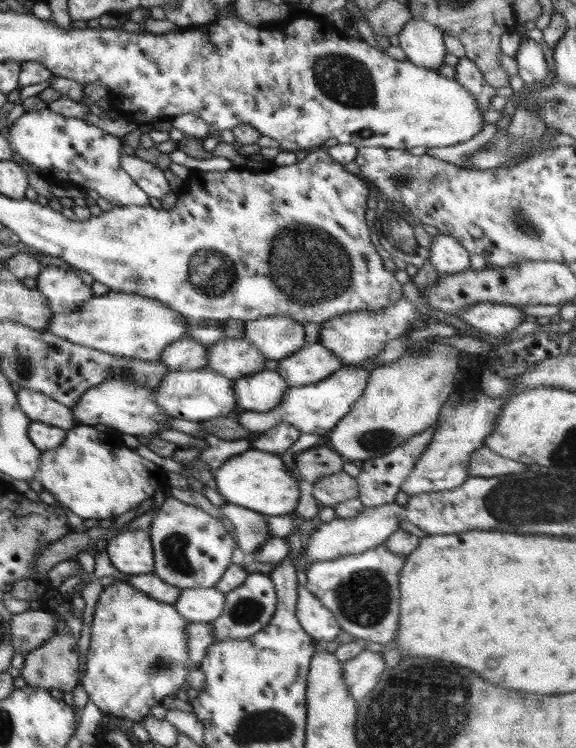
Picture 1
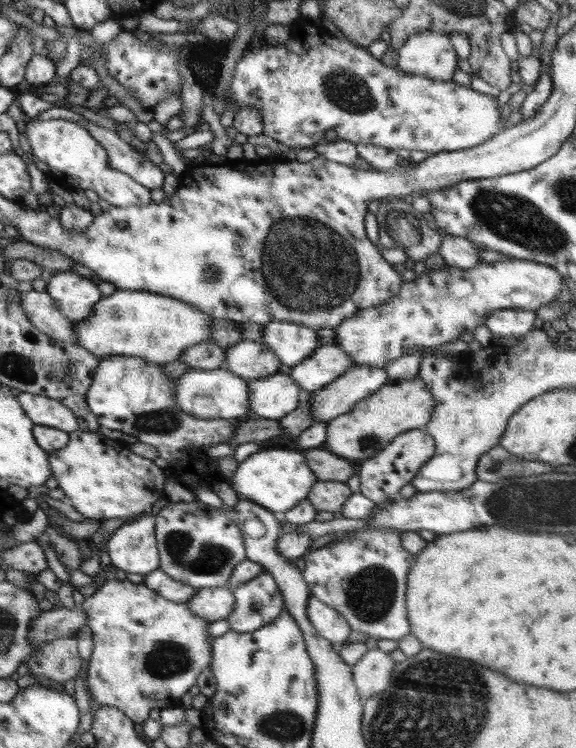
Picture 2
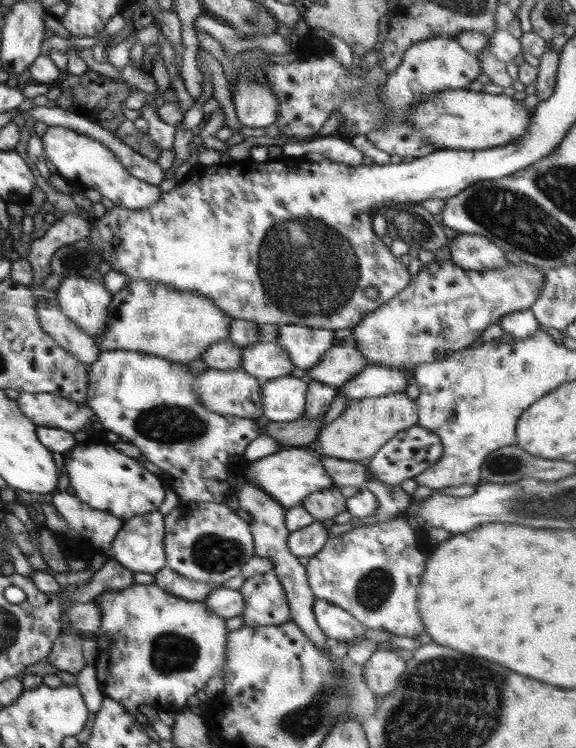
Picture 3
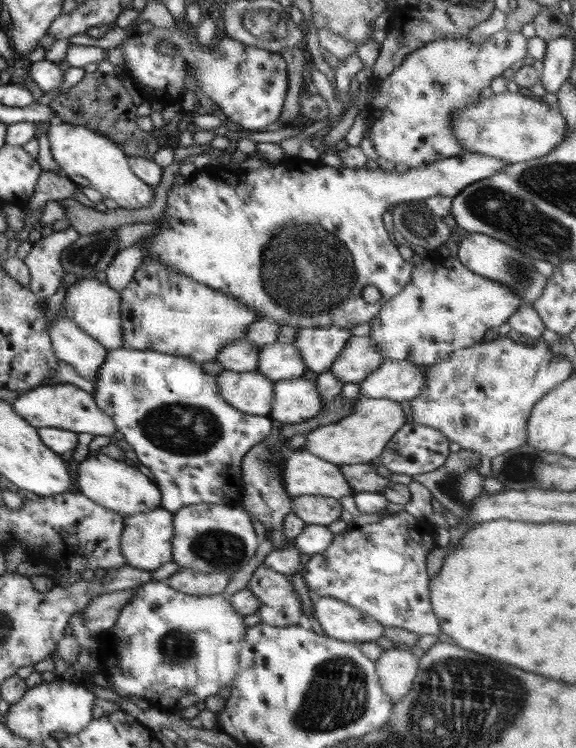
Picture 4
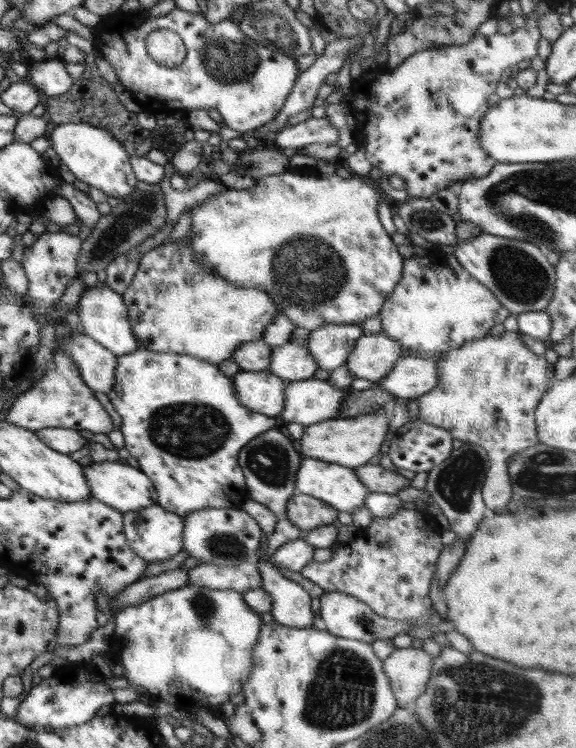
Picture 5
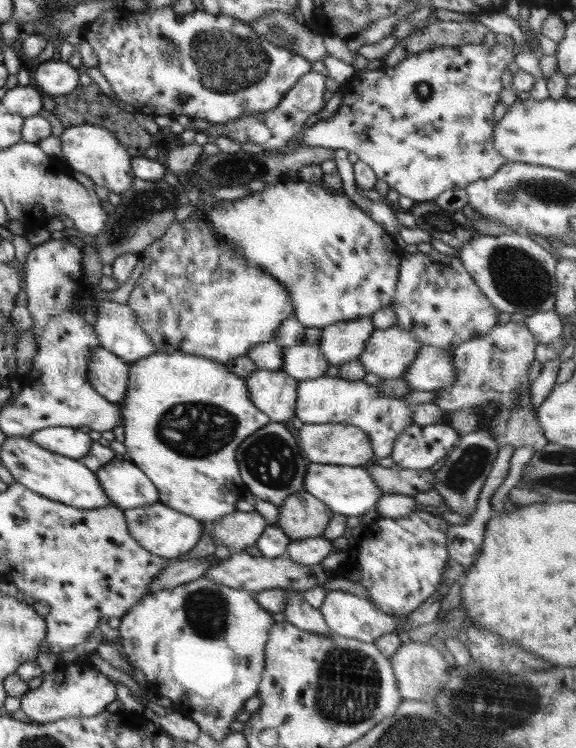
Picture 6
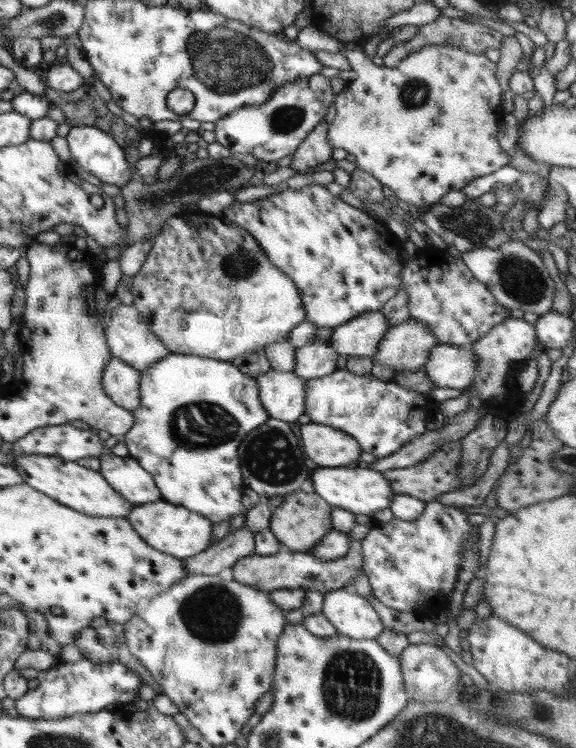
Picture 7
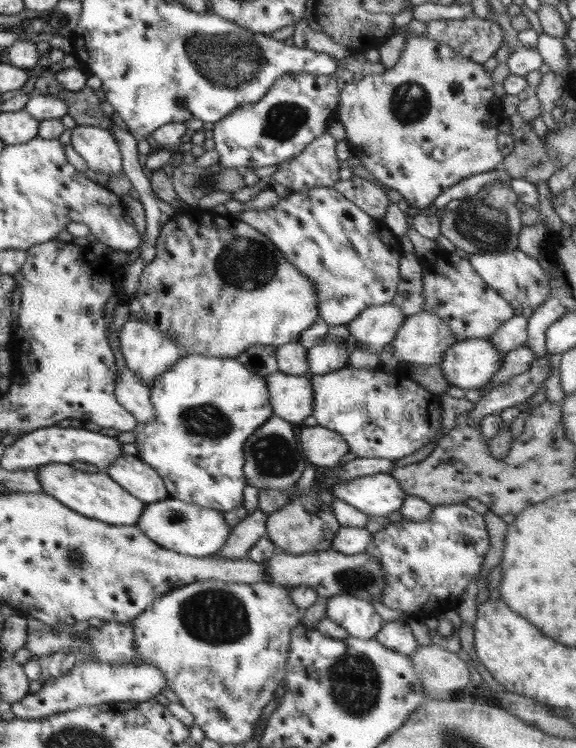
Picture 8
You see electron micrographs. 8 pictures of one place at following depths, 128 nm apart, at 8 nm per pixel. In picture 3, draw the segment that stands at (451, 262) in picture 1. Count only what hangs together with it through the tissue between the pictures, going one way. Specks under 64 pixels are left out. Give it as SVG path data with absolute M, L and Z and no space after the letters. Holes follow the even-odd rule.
M458 234L448 241L452 263L468 270L502 270L511 266L506 253L484 236Z

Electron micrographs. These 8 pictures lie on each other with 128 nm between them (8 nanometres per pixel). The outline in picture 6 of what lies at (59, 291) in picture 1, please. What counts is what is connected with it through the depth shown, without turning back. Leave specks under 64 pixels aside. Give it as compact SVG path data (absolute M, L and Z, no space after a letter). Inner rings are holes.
M113 300L96 301L96 321L92 326L100 346L127 363L142 360L157 352L156 345L136 323L136 313L127 305Z

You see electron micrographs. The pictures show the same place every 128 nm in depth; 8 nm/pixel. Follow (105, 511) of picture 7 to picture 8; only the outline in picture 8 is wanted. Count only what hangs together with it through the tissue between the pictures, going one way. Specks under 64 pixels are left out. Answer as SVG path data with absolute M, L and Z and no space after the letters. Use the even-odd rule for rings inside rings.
M58 462L40 466L36 468L36 471L38 471L38 481L40 481L42 492L53 496L74 512L79 512L92 519L101 520L108 524L136 525L147 506L143 500L131 495L120 484L112 480L107 471L99 470L96 474L80 472L80 470L72 468L70 464Z

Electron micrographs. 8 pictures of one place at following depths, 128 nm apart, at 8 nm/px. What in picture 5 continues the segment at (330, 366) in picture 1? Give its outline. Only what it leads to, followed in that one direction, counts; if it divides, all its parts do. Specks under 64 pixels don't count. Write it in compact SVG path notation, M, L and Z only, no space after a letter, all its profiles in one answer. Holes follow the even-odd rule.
M380 331L369 336L360 336L354 350L348 354L345 365L356 378L365 378L376 383L404 356L402 343Z

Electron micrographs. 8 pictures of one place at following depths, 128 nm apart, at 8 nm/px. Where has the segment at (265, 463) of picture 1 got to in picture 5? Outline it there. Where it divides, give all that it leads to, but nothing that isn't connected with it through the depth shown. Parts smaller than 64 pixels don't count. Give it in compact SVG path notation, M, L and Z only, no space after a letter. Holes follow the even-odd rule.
M303 456L302 464L296 472L295 490L297 493L313 496L324 500L329 506L336 508L339 512L353 513L360 506L364 506L366 496L371 492L360 481L353 468L342 466L341 464L326 463Z

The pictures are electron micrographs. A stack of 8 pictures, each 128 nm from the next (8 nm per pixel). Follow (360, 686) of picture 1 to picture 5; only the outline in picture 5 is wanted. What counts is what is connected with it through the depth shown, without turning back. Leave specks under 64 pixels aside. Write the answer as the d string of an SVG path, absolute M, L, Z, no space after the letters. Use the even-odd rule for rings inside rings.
M395 648L383 661L398 706L411 704L426 690L433 672L433 658L421 648Z

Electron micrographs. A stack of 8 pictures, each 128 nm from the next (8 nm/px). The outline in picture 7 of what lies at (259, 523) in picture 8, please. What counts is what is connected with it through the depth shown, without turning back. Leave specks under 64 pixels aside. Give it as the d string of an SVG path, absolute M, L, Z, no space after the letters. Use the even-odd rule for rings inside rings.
M240 527L211 544L204 552L182 559L186 576L218 575L224 568L234 566L238 560L255 554L254 536L254 531Z

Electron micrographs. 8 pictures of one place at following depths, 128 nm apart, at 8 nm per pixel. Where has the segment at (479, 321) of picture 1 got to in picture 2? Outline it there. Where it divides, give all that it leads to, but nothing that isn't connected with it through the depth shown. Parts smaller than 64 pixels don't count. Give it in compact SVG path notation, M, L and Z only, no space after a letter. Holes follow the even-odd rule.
M508 308L492 312L484 324L497 337L516 338L523 337L534 328L536 324L535 311L524 310L524 308Z

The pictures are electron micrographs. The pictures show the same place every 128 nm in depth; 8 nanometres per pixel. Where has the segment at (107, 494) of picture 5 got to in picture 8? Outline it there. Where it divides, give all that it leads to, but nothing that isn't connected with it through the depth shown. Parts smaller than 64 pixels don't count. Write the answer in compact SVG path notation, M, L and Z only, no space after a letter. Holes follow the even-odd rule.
M124 453L116 458L116 462L108 466L107 473L124 490L145 503L155 503L170 497L156 469L134 455Z

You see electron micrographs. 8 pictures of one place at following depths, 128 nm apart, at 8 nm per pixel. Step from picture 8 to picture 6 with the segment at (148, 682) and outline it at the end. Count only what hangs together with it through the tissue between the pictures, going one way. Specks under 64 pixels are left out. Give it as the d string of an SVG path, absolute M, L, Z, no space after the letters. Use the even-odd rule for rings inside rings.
M70 663L70 678L66 674L44 674L38 688L29 689L20 699L20 710L36 723L47 723L68 717L96 716L106 706L116 700L116 683L98 670L84 670L78 664Z

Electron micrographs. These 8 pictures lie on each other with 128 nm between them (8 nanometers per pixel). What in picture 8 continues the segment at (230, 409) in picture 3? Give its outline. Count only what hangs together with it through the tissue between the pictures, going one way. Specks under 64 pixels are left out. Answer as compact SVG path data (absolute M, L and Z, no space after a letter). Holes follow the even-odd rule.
M276 371L264 377L274 415L291 423L302 423L314 410L315 393L310 377Z

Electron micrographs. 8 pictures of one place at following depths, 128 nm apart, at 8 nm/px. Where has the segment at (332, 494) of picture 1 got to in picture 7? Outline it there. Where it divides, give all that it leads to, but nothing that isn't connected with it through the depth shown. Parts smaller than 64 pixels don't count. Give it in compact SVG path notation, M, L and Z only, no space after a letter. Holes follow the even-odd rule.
M298 489L286 496L282 504L272 511L268 529L280 540L284 549L305 552L308 548L316 546L326 534L333 530L331 512L331 505L318 494Z

